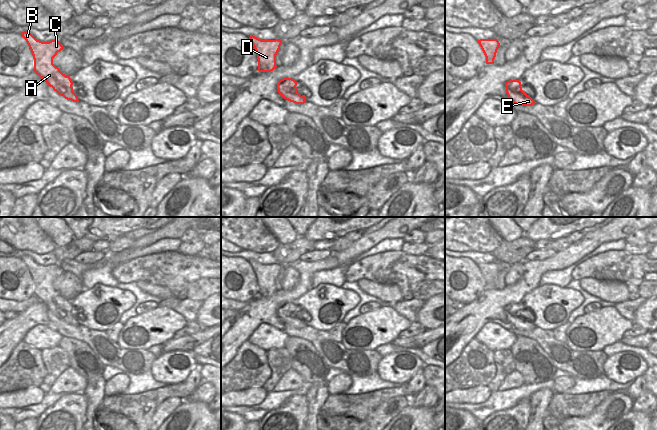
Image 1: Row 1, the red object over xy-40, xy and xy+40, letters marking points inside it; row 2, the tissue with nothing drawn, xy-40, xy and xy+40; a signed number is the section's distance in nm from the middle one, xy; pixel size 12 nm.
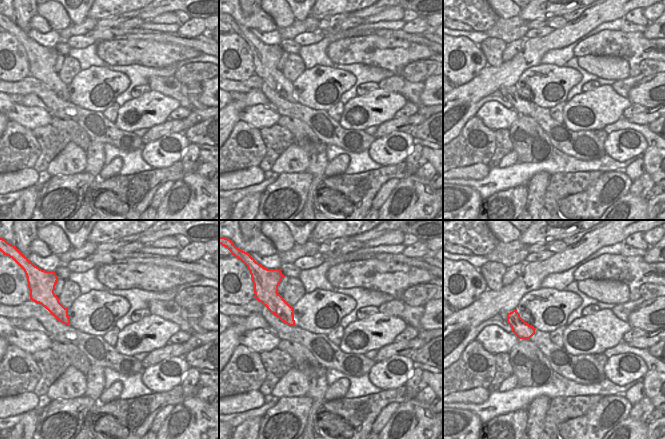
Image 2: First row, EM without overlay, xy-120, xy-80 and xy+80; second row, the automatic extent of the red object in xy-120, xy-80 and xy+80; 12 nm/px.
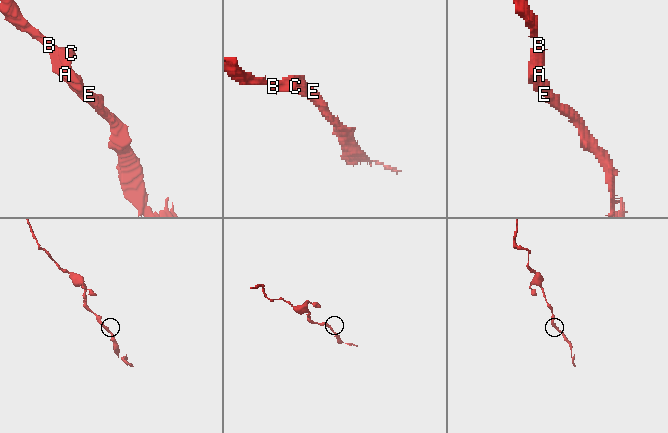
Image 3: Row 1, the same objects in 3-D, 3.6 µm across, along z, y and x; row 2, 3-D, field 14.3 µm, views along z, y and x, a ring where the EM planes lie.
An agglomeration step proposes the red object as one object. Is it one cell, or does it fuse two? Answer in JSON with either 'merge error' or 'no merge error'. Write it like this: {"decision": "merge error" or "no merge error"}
{"decision": "no merge error"}

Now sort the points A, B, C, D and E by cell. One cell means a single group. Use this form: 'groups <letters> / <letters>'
groups A B C D E

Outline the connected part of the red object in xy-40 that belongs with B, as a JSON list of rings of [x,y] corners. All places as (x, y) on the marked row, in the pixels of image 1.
[[[26,31],[22,32],[21,35],[26,40],[33,55],[33,71],[59,95],[67,100],[79,102],[77,95],[73,92],[73,82],[70,76],[63,74],[53,64],[53,58],[64,49],[62,44],[58,40],[42,42]]]

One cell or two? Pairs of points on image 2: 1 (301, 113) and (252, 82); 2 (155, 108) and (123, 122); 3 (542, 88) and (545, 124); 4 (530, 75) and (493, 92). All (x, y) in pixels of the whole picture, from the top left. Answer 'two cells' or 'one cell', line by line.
1: one cell
2: one cell
3: two cells
4: two cells

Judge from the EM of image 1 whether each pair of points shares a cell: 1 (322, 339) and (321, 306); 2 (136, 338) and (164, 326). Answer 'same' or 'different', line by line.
1: different
2: same

